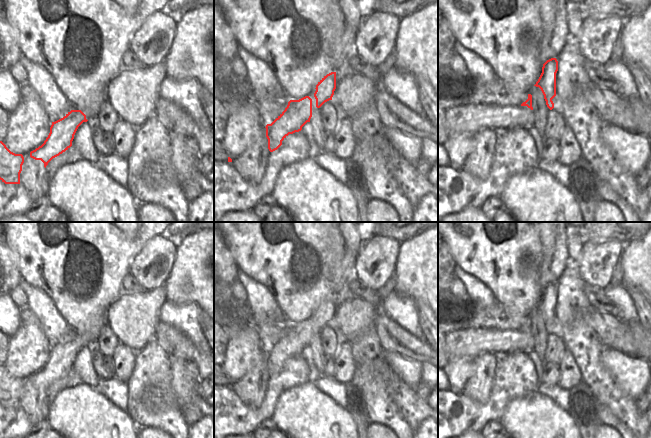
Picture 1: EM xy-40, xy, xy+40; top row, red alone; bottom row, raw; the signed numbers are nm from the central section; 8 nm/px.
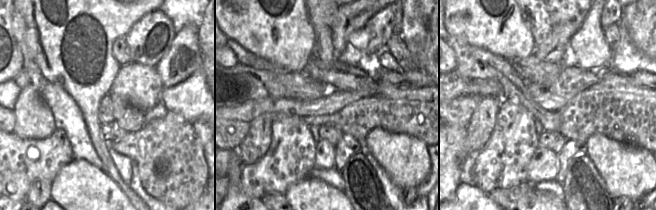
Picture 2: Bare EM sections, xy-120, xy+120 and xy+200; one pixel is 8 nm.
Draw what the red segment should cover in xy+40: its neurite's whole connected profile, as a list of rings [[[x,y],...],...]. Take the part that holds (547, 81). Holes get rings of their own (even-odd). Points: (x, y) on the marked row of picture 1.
[[[556,58],[547,60],[542,67],[542,73],[534,86],[539,87],[544,95],[547,107],[552,110],[554,103],[552,99],[556,96],[556,73],[558,61]]]

